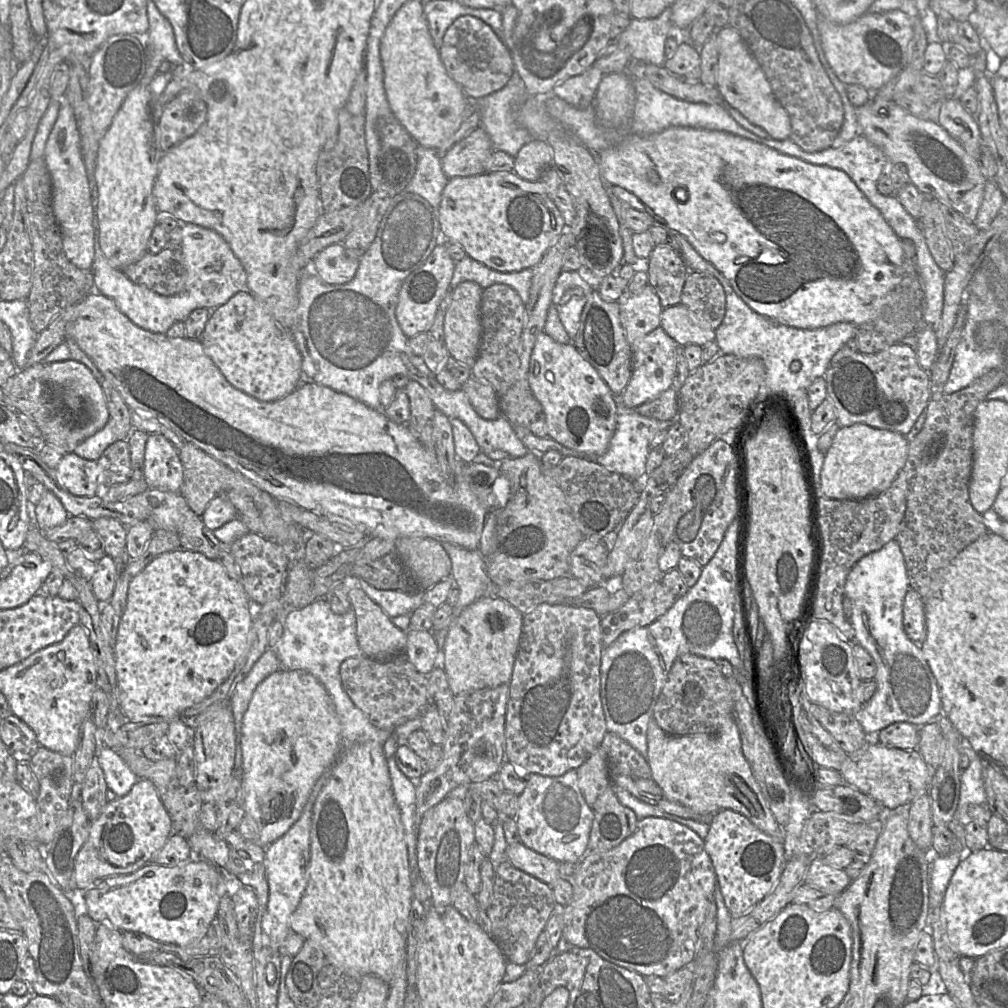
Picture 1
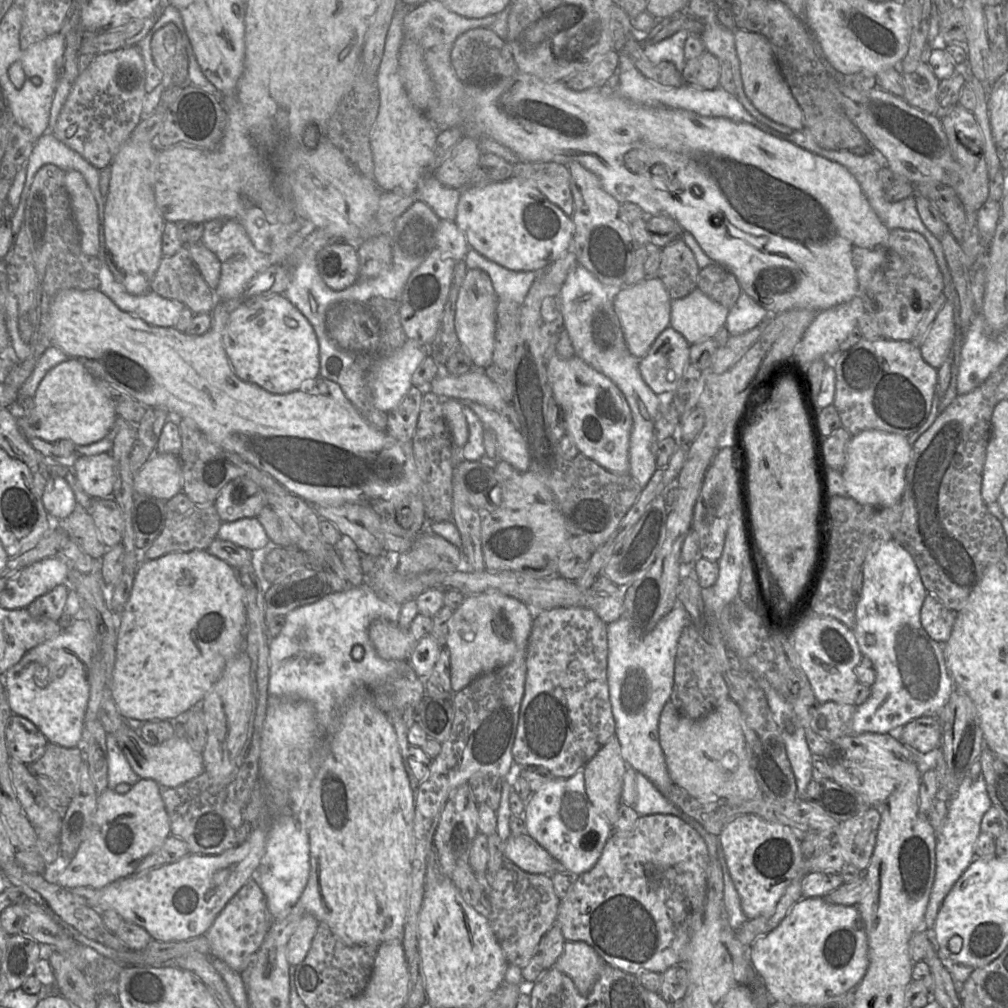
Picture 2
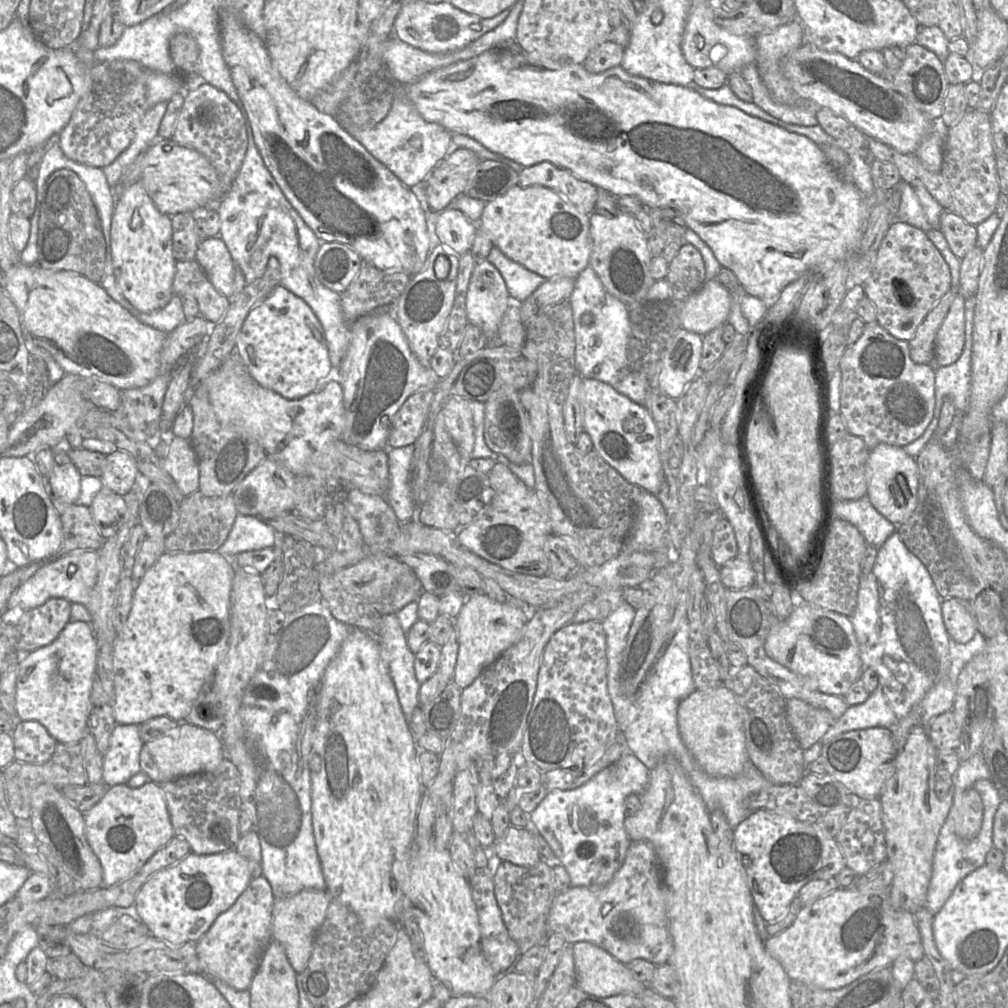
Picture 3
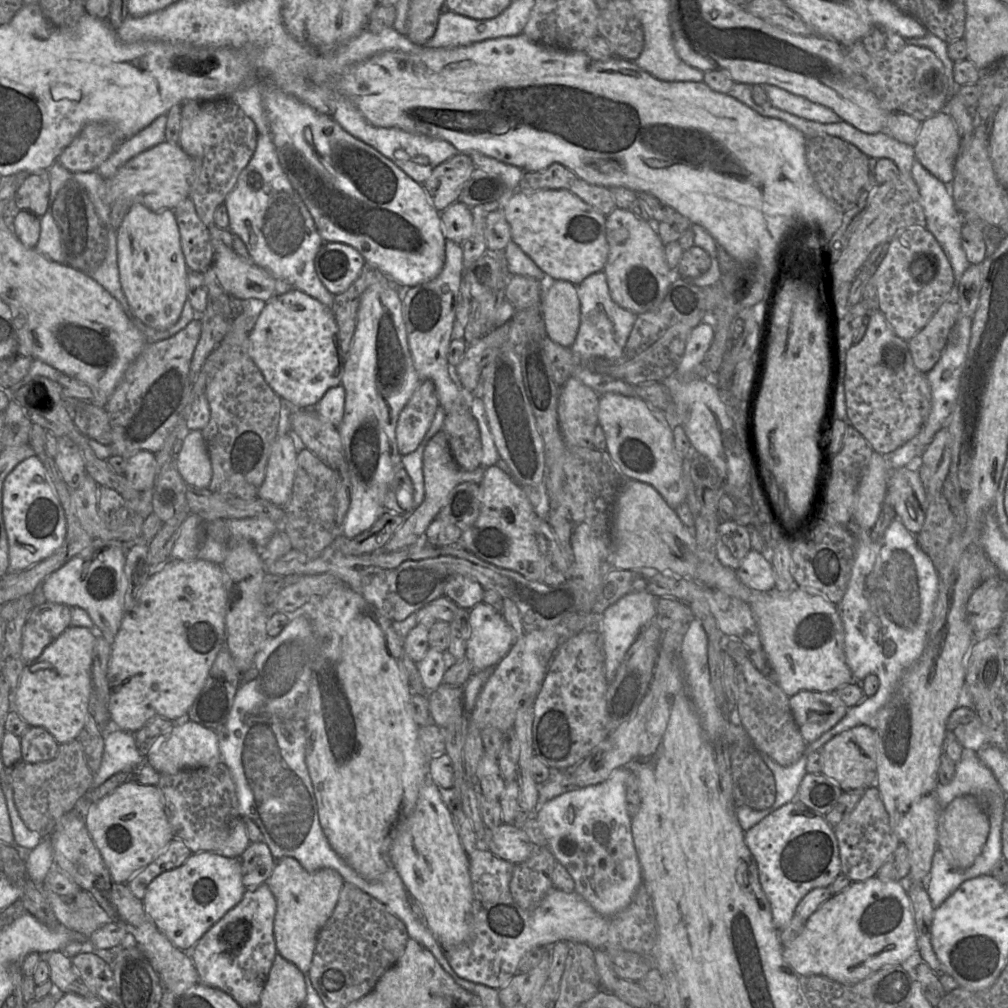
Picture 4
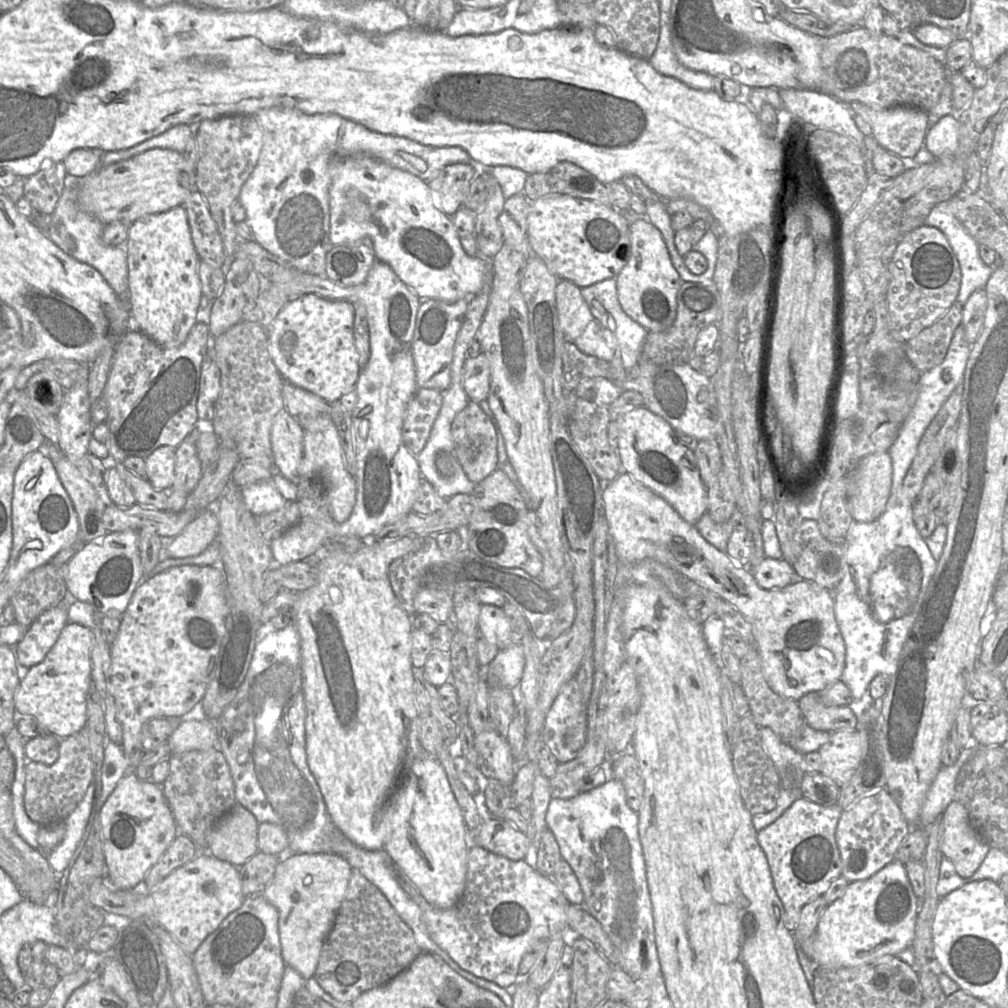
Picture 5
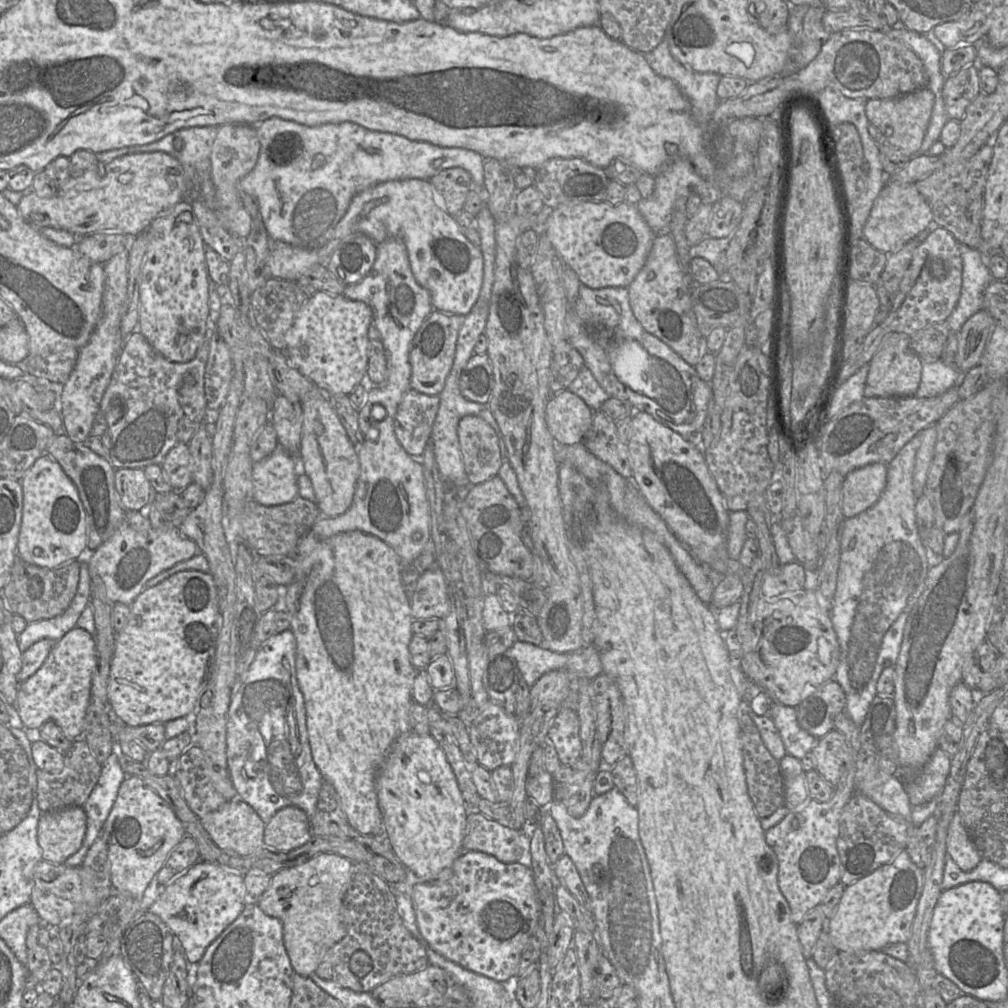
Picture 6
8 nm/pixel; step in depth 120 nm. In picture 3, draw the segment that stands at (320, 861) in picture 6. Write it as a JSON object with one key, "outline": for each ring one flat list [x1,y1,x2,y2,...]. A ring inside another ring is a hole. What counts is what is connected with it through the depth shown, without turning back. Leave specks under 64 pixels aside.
{"outline":[[303,890,285,897,274,898,272,911,272,940,279,942,285,949,287,958,297,973,301,973,312,954,315,935,322,925,332,896,325,890]]}

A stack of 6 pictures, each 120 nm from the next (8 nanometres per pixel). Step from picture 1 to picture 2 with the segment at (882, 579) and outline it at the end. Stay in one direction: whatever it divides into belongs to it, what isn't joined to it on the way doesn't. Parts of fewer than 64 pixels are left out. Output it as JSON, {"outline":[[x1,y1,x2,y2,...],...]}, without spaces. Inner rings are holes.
{"outline":[[891,539,866,557,861,571,863,584,856,605,855,627,852,630,862,655,872,662,876,678,868,699,855,709,852,733,890,733,899,739,900,729,909,721,934,716,948,703,954,690,954,682,947,669,943,644,930,638,920,621,921,607,928,592,912,556,896,540]]}

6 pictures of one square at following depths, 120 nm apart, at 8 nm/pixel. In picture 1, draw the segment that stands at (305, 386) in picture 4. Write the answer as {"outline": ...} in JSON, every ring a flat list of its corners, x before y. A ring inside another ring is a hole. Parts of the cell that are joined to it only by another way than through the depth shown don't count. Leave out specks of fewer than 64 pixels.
{"outline":[[243,290,235,294,230,298,225,304,219,306,211,311,211,315,207,324,205,326,204,332,200,338,201,344,203,346,206,355,213,361,217,366,226,380,238,390,252,396,253,398,262,402,271,402,278,400,282,397,287,396,292,393,299,385,303,382,302,373,302,357,296,346,295,340,290,331,282,328,268,311,268,309,248,290]]}

